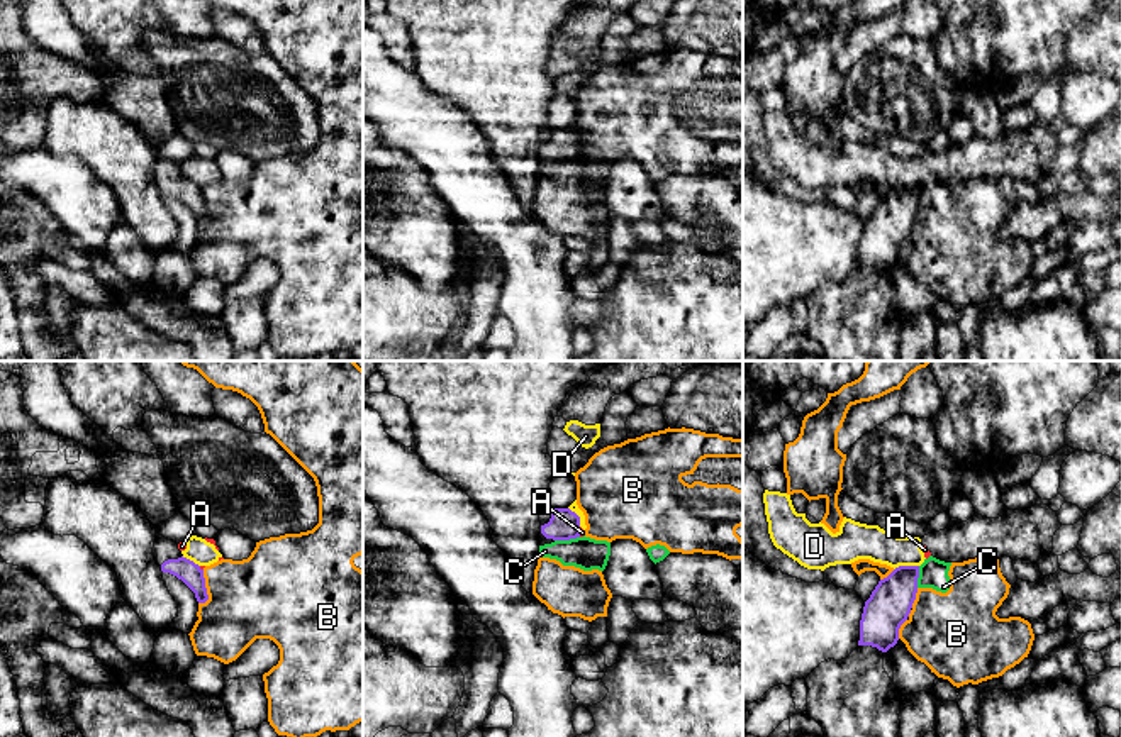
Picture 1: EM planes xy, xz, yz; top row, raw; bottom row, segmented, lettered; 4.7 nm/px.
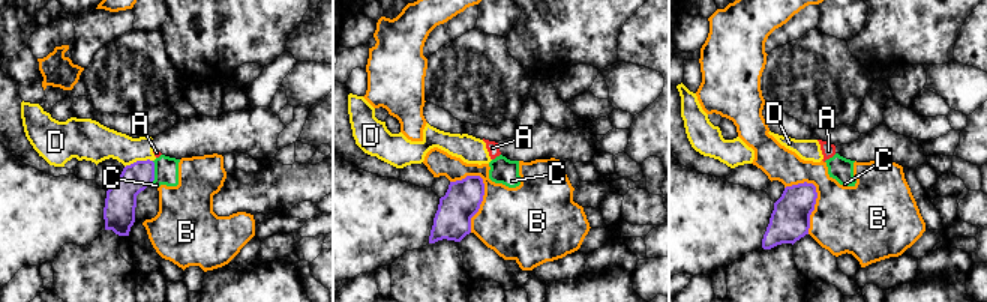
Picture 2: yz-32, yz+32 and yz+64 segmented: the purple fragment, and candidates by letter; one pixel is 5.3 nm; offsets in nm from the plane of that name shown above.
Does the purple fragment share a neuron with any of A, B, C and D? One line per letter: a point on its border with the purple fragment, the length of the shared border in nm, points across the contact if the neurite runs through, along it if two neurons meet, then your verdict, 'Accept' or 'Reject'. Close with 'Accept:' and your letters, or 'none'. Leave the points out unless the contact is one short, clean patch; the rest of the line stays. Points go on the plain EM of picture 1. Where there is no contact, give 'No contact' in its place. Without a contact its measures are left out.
A: Touches purple at xz (579, 153). Shared border 50 nm. Boundary: xz (579, 148), (580, 156). Reject
B: Touches purple at xy (206, 209). Shared border 170 nm. Boundary: xy (202, 190), (207, 219), (199, 224). Reject
C: Touches purple at xz (567, 160). Shared border 120 nm. Boundary: xz (579, 156), (568, 161), (555, 161). Reject
D: Touches purple at yz (906, 187). Shared border 120 nm. Boundary: yz (918, 185), (899, 185), (894, 190). Reject
Accept: none

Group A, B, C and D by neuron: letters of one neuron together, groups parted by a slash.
A D / B C

